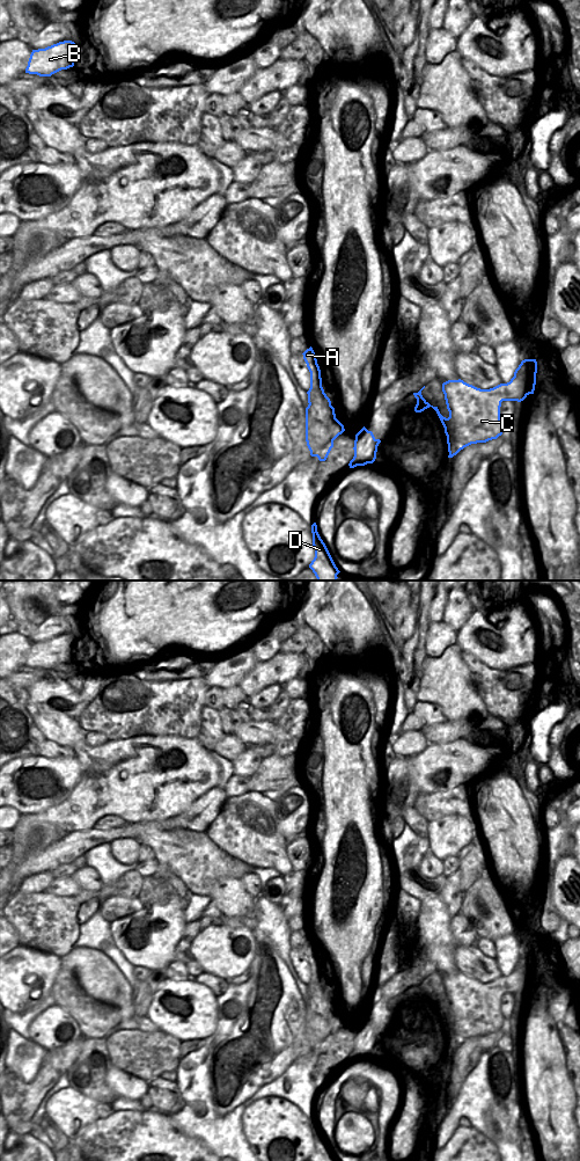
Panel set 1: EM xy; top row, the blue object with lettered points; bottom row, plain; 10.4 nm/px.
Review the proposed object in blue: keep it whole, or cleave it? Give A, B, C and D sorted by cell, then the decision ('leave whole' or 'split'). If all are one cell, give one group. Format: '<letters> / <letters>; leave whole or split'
A B C / D; split

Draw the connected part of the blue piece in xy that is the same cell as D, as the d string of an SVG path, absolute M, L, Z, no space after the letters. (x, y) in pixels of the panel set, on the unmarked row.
M311 1118L313 1139L315 1141L315 1151L309 1158L309 1161L337 1161L325 1137L317 1125L317 1118Z

